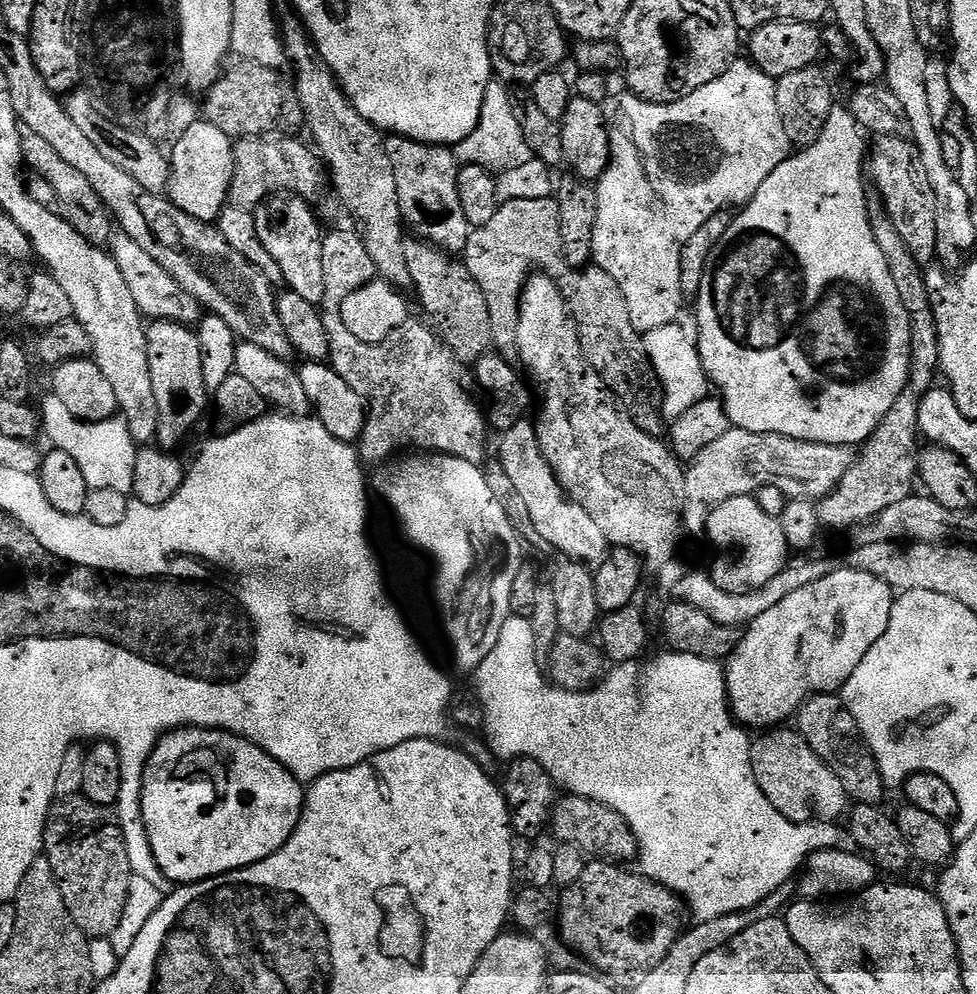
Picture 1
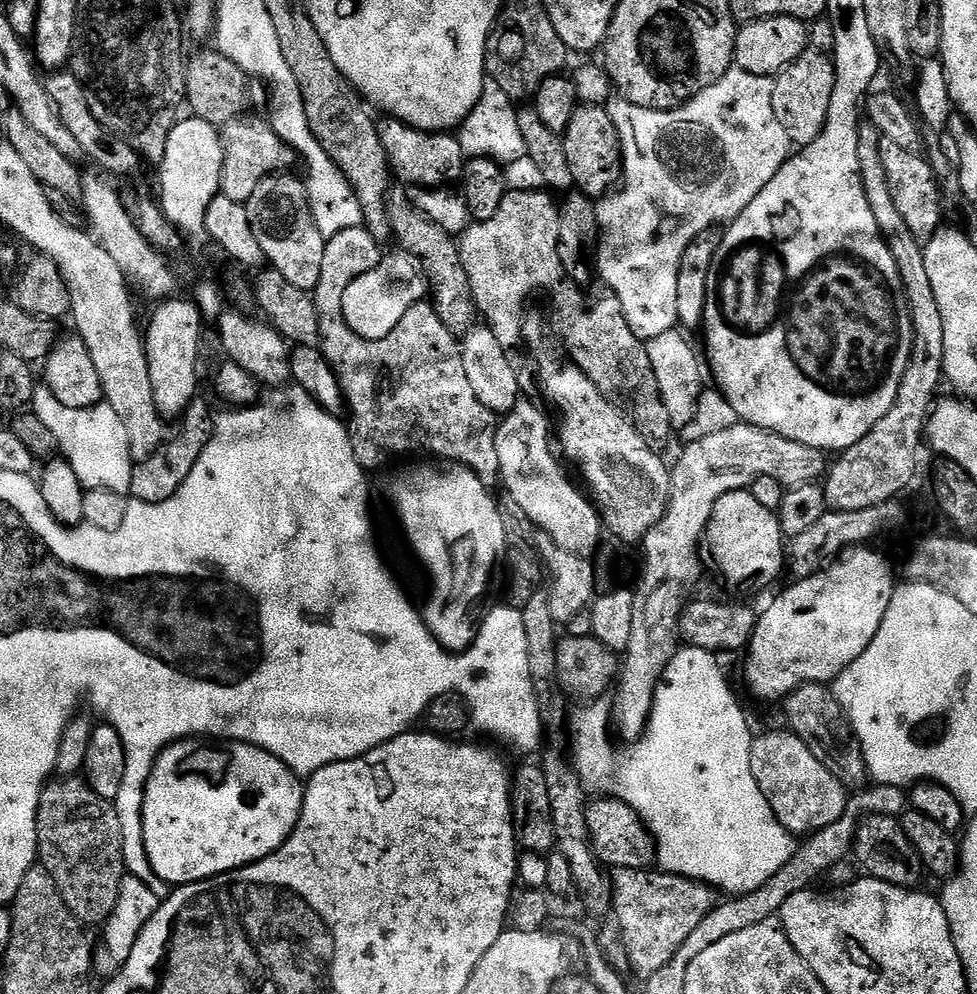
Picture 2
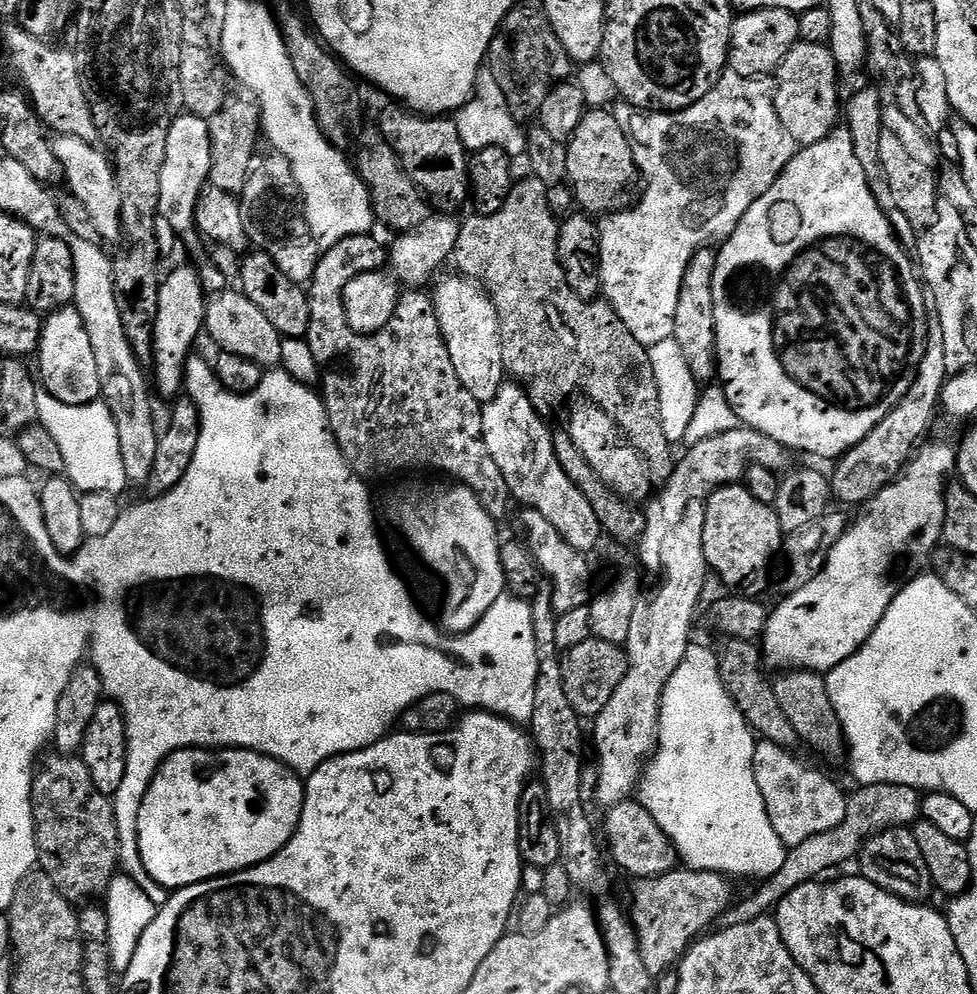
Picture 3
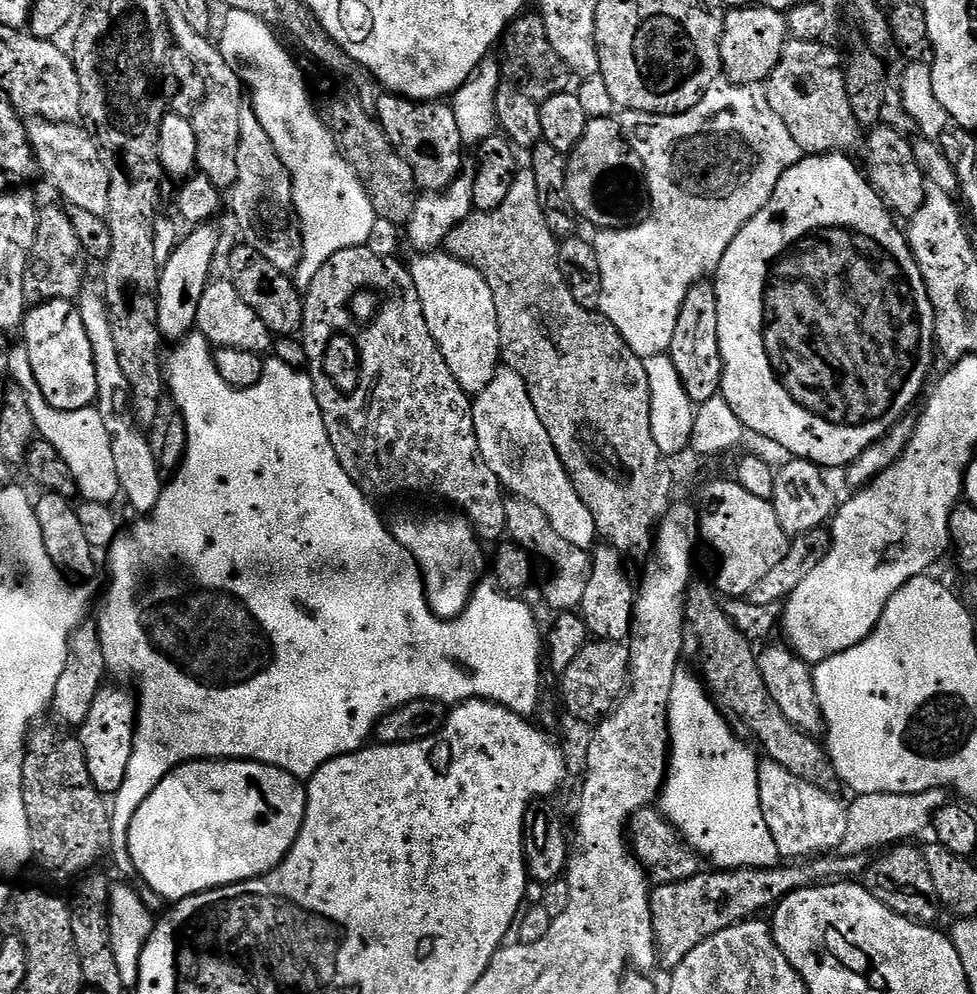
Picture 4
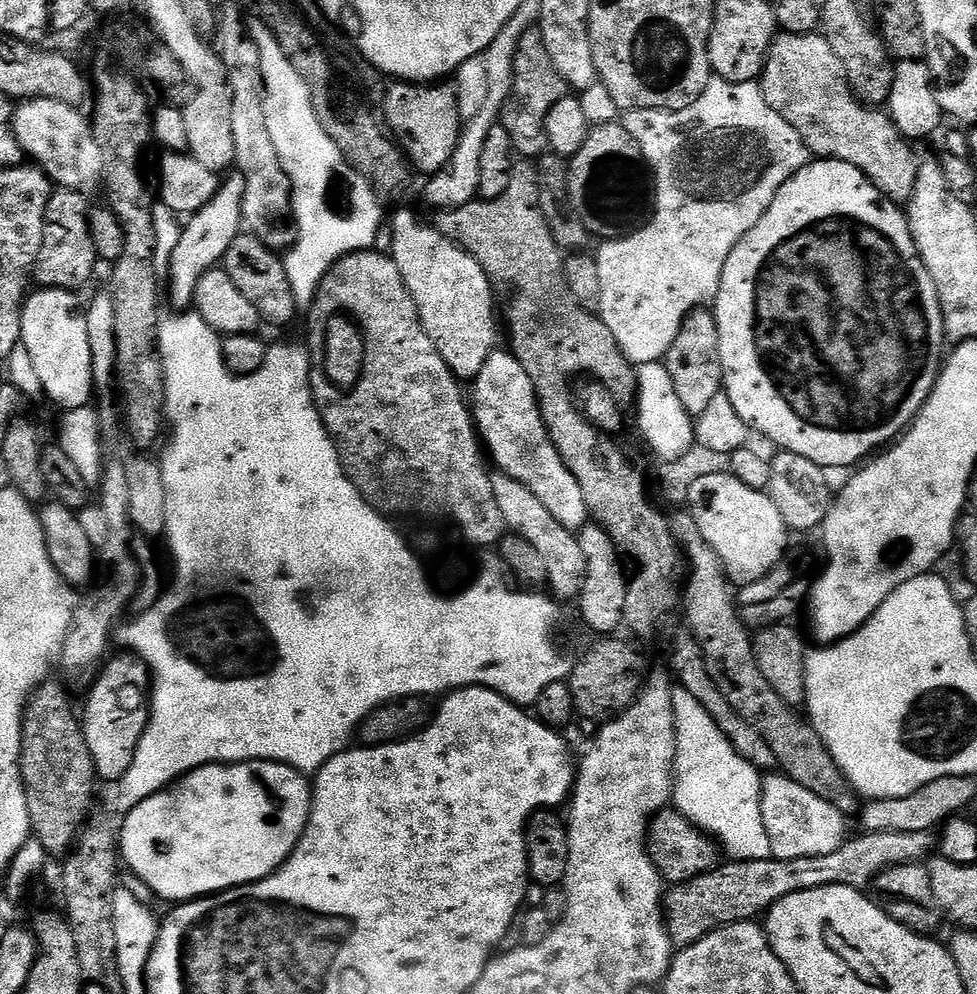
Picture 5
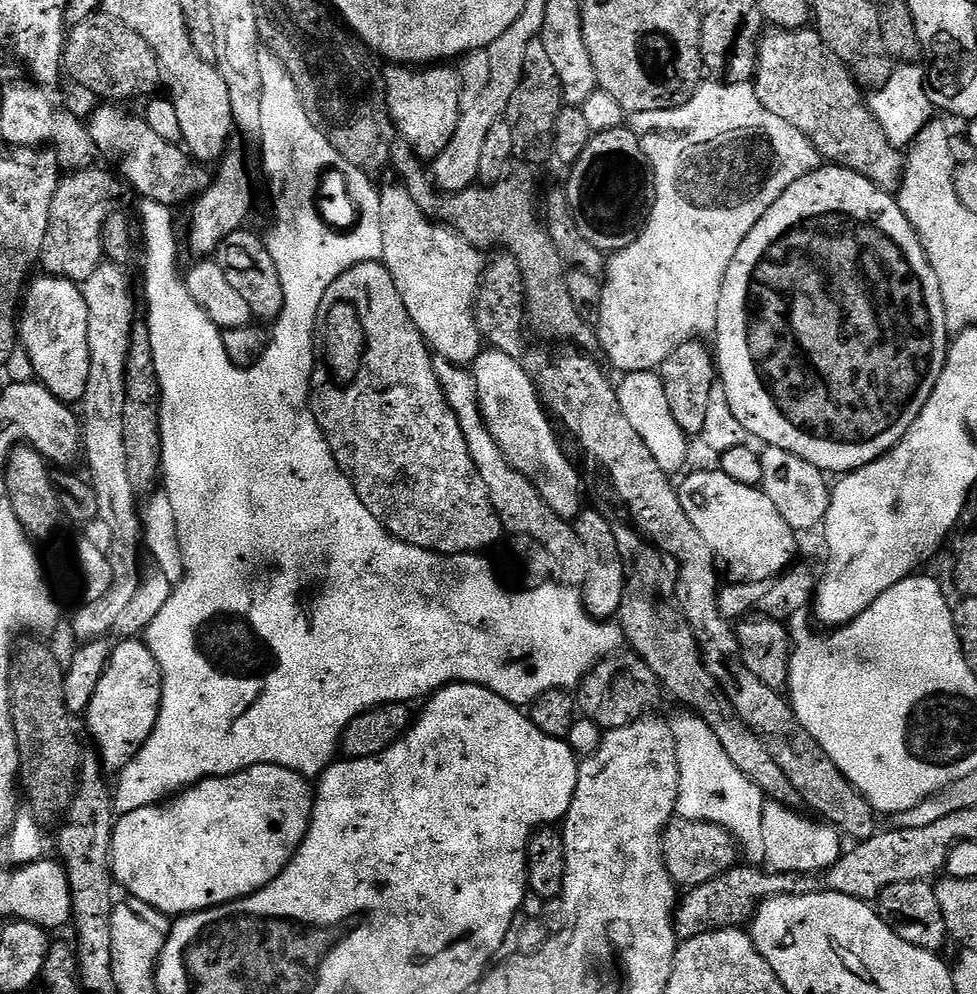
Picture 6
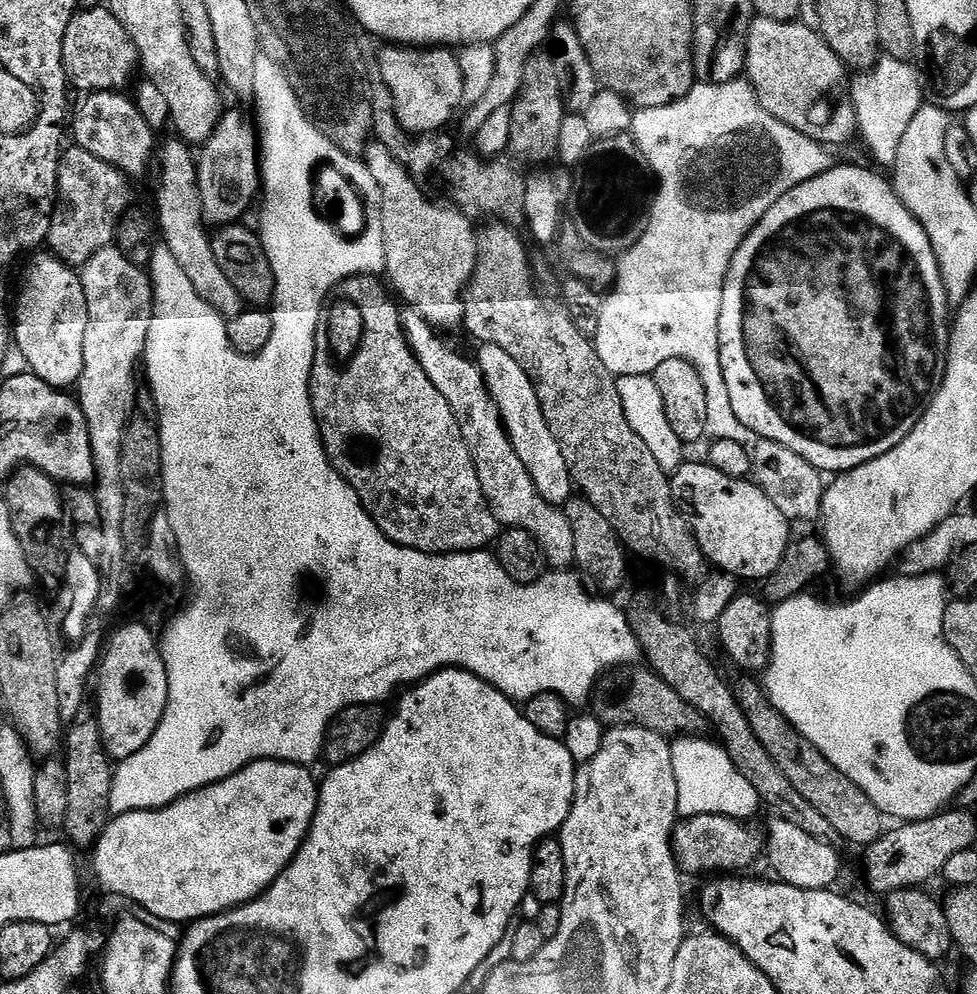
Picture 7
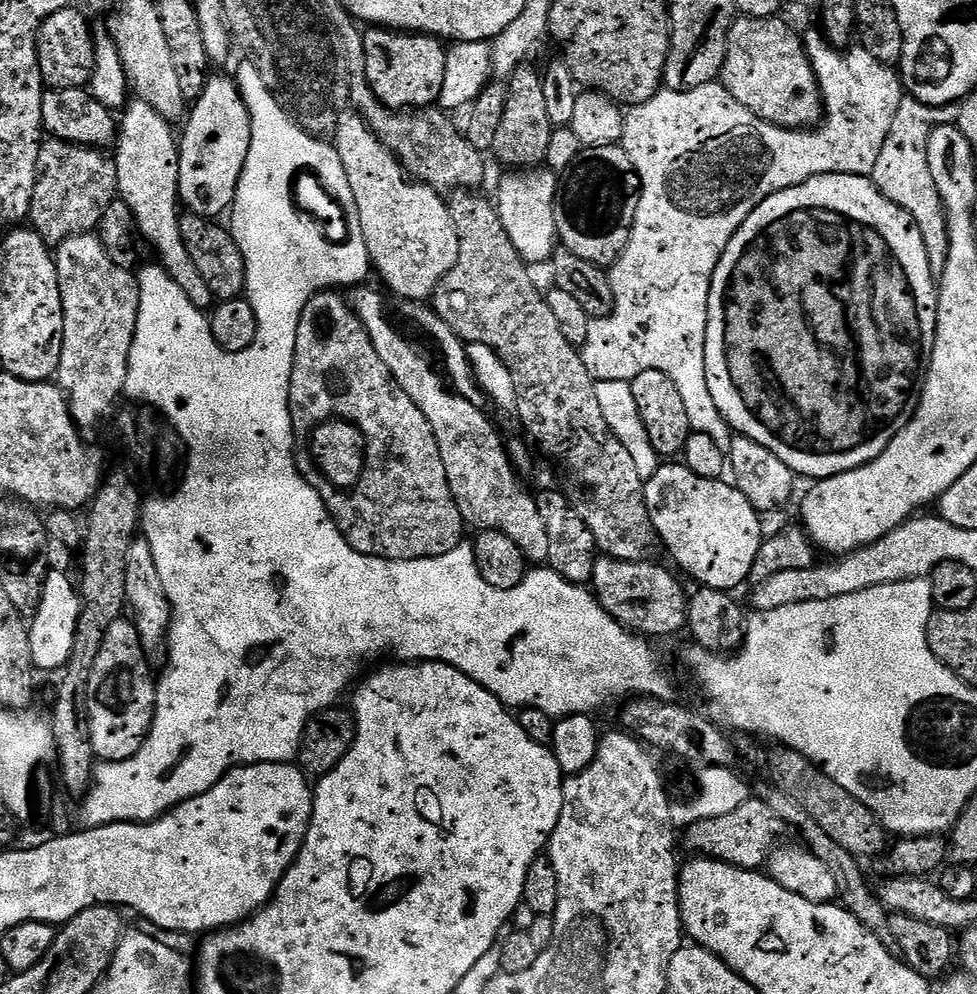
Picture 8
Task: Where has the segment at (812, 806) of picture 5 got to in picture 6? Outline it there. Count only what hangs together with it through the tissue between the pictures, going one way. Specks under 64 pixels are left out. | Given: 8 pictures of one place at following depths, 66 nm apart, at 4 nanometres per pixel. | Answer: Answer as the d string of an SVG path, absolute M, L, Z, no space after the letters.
M769 799L765 803L762 810L762 846L764 847L762 860L771 871L822 874L834 862L840 860L841 833L831 824L808 816L795 812L792 806L779 800Z

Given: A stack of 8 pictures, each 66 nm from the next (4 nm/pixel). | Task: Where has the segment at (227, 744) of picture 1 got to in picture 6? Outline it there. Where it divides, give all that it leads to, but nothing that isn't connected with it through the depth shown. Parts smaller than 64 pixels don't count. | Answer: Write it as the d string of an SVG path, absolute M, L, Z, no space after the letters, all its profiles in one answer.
M259 764L229 776L207 777L167 802L123 813L112 830L112 879L142 903L171 918L254 894L288 865L304 841L314 803L314 792L308 784L298 772L277 764Z

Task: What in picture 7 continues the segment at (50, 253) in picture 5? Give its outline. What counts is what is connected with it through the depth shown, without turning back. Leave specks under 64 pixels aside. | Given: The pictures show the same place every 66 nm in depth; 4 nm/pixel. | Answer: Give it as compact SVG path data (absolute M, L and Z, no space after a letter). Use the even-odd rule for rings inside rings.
M72 146L63 153L58 171L58 197L60 205L51 209L50 223L47 225L47 247L51 255L69 266L84 266L100 251L104 243L109 243L117 220L129 211L129 177L112 164L94 158L86 150ZM52 216L52 220L51 220ZM58 235L58 242L54 237Z

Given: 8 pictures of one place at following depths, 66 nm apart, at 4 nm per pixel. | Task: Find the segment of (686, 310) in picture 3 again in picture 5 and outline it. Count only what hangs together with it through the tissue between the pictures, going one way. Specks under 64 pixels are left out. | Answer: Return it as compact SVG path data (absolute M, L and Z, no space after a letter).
M704 306L693 308L691 314L685 318L684 325L678 330L678 338L674 338L666 357L666 365L674 382L675 393L678 394L678 399L689 416L693 418L700 417L724 387L716 317L706 309L707 307Z

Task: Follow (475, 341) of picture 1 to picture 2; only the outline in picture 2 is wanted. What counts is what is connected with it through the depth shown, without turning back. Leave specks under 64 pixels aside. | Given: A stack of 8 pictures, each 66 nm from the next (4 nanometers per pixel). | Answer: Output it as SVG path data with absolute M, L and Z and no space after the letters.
M396 186L388 193L388 226L391 235L403 251L416 257L424 266L430 281L430 300L436 309L441 324L453 334L463 334L473 327L478 313L472 298L471 284L459 257L457 241L446 230L442 230L427 216L412 205L412 199L403 187Z

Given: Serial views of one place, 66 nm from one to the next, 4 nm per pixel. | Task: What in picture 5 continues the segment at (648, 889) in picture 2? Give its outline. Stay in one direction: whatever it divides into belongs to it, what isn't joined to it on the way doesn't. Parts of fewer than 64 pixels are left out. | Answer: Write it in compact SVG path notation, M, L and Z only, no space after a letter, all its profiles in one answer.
M865 831L861 835L853 840L851 837L842 847L834 850L834 854L789 860L732 860L728 864L721 863L715 870L690 882L669 887L662 900L668 937L677 949L688 948L716 928L752 922L763 917L782 898L802 890L835 884L867 889L888 868L923 861L934 848L932 832L898 834Z

